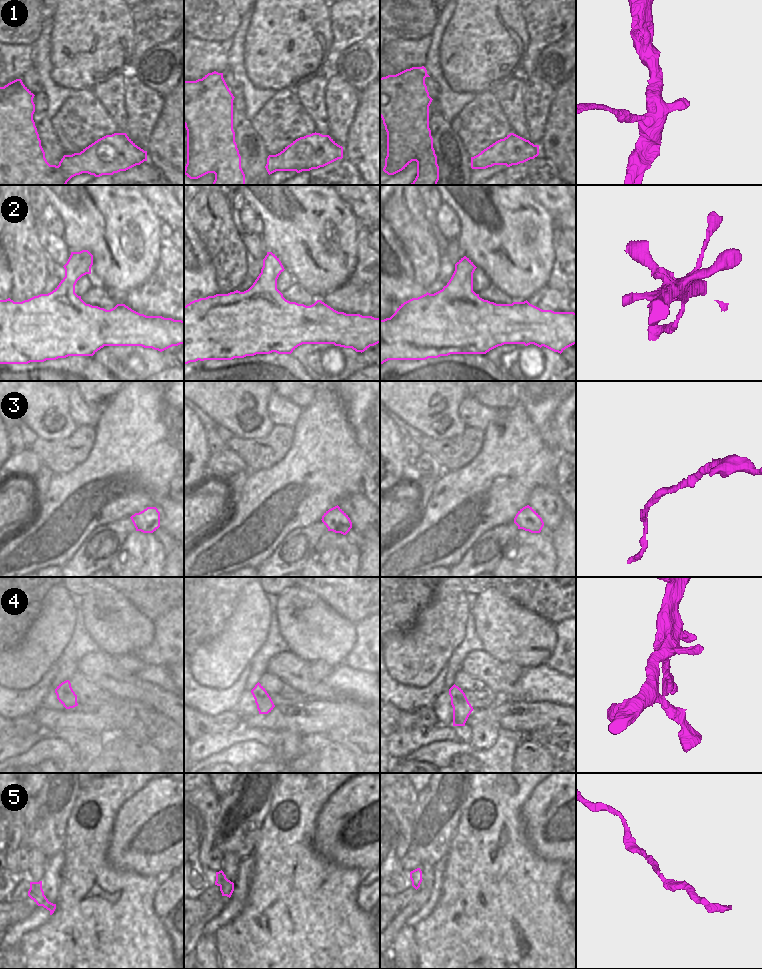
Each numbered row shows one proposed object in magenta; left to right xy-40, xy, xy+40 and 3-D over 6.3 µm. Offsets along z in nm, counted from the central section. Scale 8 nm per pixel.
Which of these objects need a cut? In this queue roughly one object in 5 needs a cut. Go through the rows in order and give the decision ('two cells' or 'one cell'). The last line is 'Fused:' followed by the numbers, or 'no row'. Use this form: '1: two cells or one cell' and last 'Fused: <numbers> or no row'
1: one cell
2: one cell
3: one cell
4: one cell
5: one cell
Fused: no row

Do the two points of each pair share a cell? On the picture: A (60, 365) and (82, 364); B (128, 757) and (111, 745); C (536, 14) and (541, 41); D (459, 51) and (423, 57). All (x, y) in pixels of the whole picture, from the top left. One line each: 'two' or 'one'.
A: one
B: two
C: one
D: two

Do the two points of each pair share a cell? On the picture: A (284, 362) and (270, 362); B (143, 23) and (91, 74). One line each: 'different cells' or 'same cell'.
A: same cell
B: different cells

